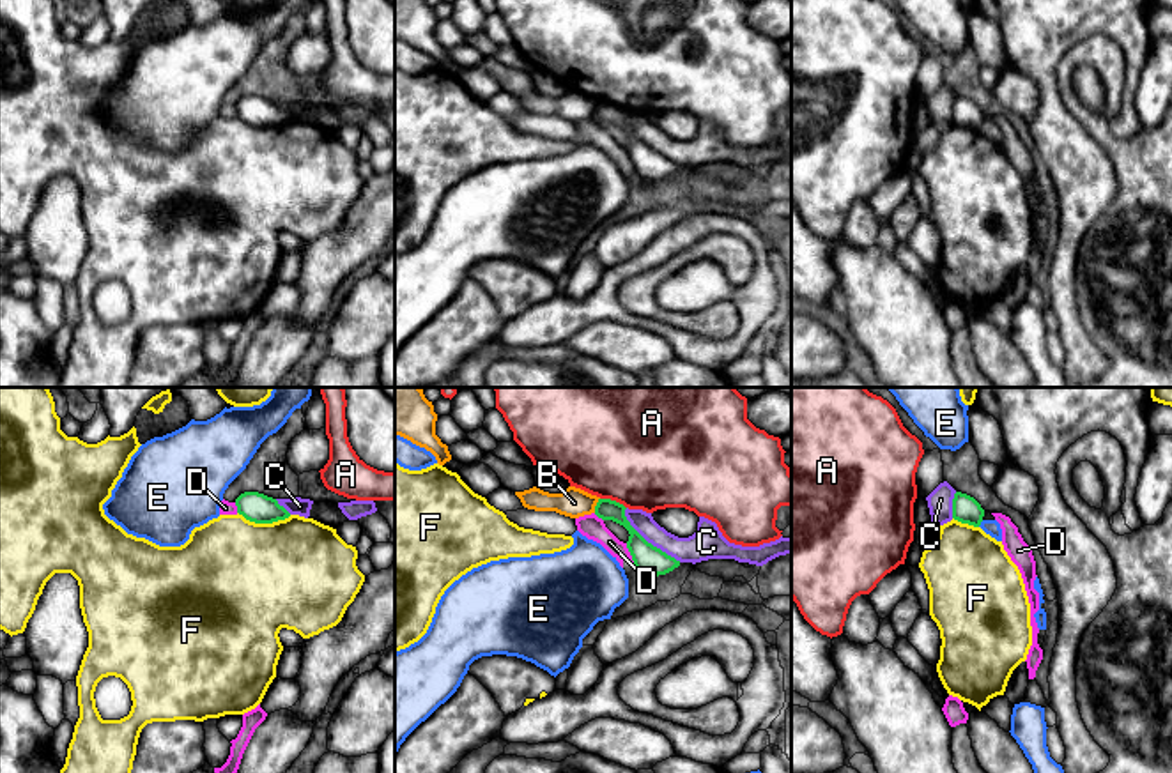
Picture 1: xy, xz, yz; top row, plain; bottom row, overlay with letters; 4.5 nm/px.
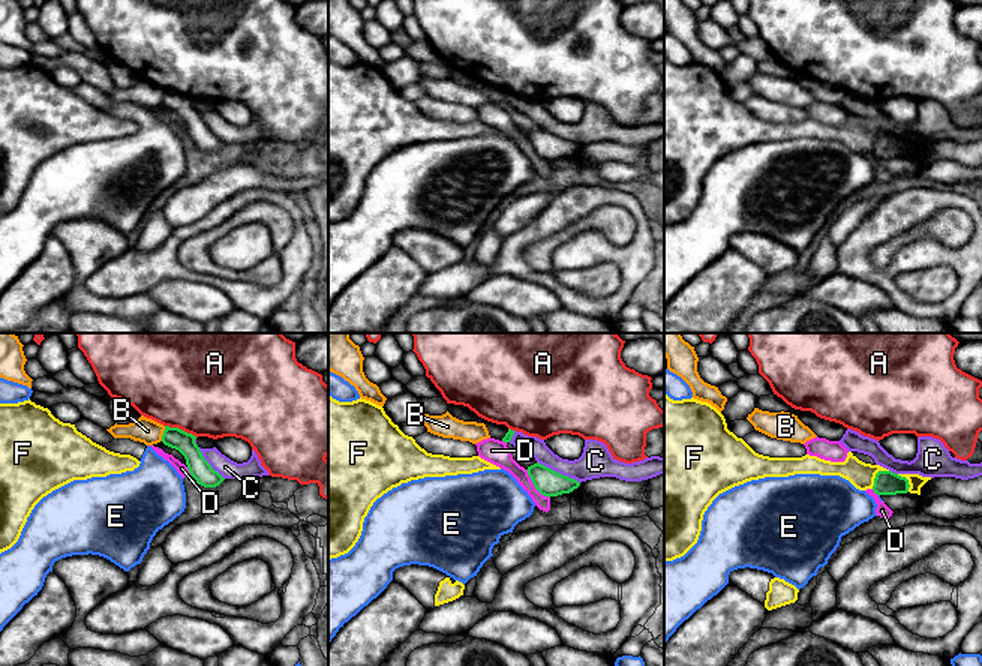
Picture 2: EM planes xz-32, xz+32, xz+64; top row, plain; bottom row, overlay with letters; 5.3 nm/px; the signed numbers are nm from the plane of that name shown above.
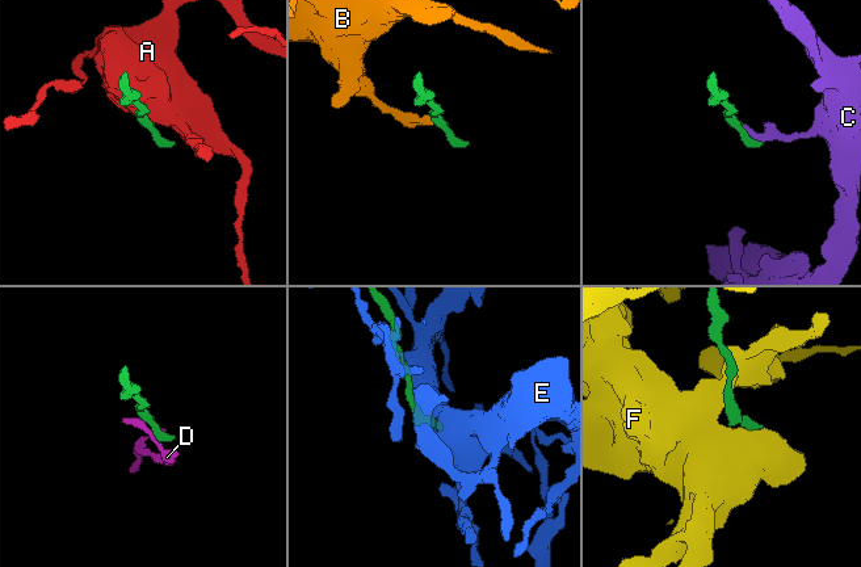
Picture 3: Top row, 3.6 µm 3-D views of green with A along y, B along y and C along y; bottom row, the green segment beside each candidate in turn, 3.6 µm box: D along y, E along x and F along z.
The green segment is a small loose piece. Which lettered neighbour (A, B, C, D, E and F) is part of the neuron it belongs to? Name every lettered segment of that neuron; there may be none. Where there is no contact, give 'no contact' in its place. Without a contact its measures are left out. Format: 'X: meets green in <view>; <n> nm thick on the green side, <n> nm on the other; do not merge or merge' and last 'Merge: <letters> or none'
A: meets green in xz; 100 nm thick on the green side, 500 nm on the other; do not merge
B: meets green in xz; 100 nm thick on the green side, 140 nm on the other; do not merge
C: meets green in xz; 140 nm thick on the green side, 140 nm on the other; do not merge
D: meets green in xz; 140 nm thick on the green side, 110 nm on the other; merge
E: meets green in yz; 120 nm thick on the green side, 70 nm on the other; do not merge
F: meets green in xy; 140 nm thick on the green side, 500 nm on the other; do not merge
Merge: D

